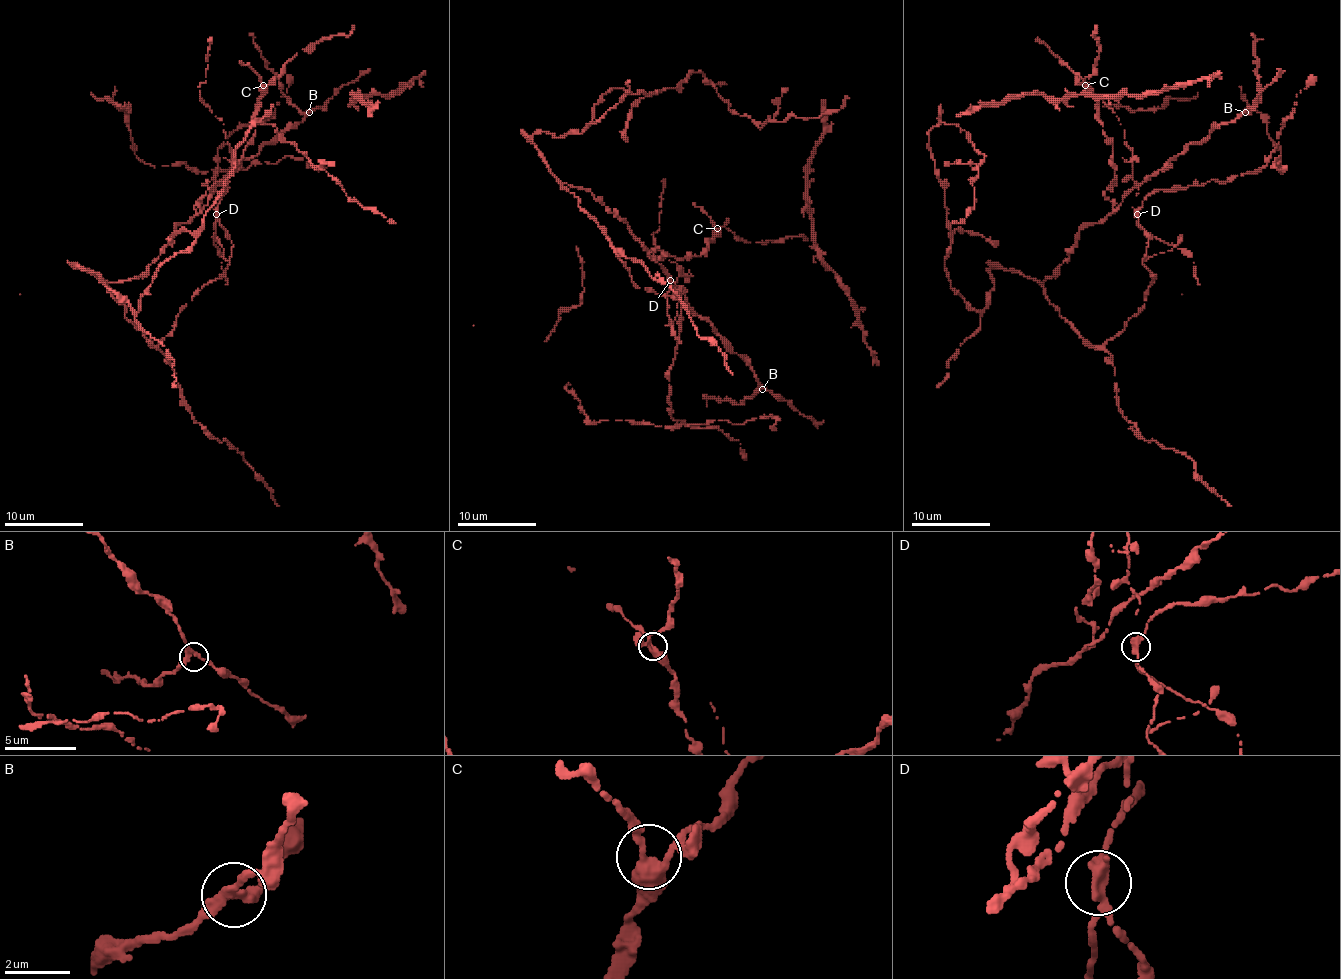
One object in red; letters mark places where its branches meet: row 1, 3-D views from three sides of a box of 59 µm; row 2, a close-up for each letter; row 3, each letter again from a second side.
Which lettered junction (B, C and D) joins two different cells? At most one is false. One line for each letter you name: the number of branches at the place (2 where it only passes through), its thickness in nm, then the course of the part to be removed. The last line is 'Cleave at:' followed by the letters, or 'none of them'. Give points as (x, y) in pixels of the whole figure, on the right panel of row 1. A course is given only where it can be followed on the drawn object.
D: branches 3; calibre 320 nm; course (1136, 213), (1132, 207), (1138, 185), (1132, 180), (1132, 150), (1124, 142), (1124, 130), (1115, 112), (1036, 39)
Cleave at: D

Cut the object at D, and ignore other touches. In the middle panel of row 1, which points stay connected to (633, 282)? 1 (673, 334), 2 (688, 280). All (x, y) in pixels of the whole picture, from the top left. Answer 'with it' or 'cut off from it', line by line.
1: cut off from it
2: cut off from it

